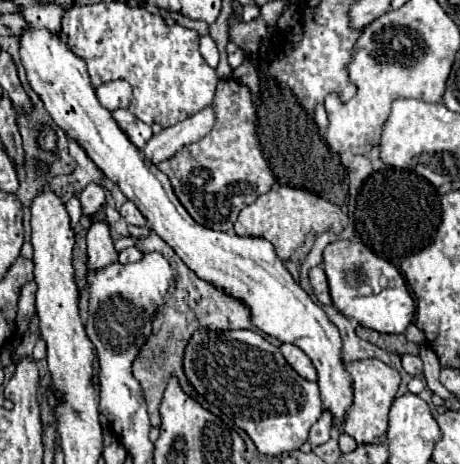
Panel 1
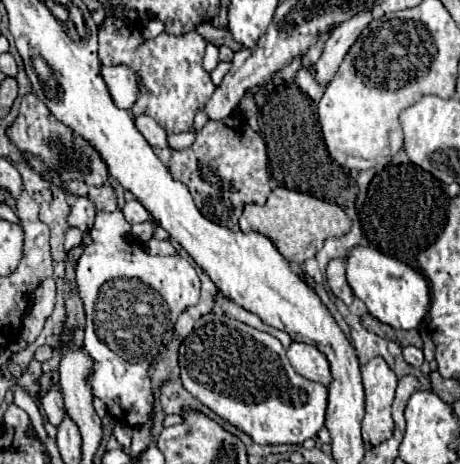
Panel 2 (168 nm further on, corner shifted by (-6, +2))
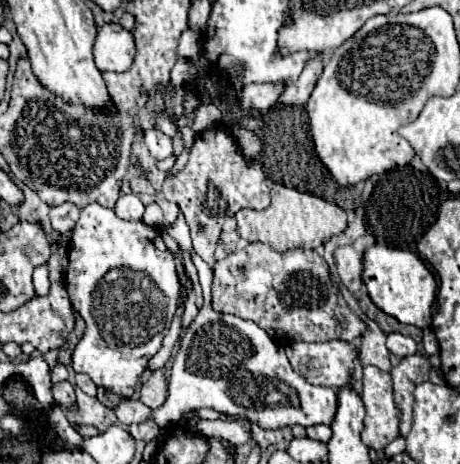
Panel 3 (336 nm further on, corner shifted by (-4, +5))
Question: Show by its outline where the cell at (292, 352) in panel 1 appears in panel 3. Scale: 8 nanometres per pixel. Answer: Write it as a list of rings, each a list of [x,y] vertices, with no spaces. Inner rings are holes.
[[[332,339],[326,343],[290,343],[286,345],[286,355],[292,369],[308,383],[338,389],[344,387],[350,381],[350,375],[354,373],[354,359],[358,357],[358,347],[340,339]]]

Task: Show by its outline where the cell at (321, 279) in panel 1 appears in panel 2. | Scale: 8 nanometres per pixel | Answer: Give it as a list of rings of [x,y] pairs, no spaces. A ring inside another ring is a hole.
[[[330,260],[326,266],[326,278],[328,278],[328,286],[330,286],[332,294],[350,306],[354,300],[354,294],[352,294],[352,290],[348,292],[344,260]]]

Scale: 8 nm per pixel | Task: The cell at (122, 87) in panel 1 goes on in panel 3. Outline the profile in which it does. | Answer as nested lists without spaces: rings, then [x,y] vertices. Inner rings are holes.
[[[106,23],[98,27],[94,41],[94,61],[100,71],[124,73],[130,69],[136,55],[134,37],[118,23]]]

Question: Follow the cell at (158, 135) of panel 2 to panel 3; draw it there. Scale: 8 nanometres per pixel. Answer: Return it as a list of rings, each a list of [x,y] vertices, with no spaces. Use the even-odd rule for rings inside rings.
[[[150,129],[144,135],[144,143],[148,145],[148,151],[154,159],[166,159],[172,155],[172,139],[168,135],[164,135],[158,129]]]

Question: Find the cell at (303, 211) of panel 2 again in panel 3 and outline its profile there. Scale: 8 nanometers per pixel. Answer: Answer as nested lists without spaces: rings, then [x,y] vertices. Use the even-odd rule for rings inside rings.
[[[274,185],[270,191],[272,203],[268,209],[254,211],[254,209],[240,209],[236,213],[238,221],[238,235],[246,241],[260,241],[270,245],[274,251],[288,251],[288,249],[316,249],[326,243],[332,235],[338,235],[346,229],[346,213],[316,195],[300,193],[296,189]]]

